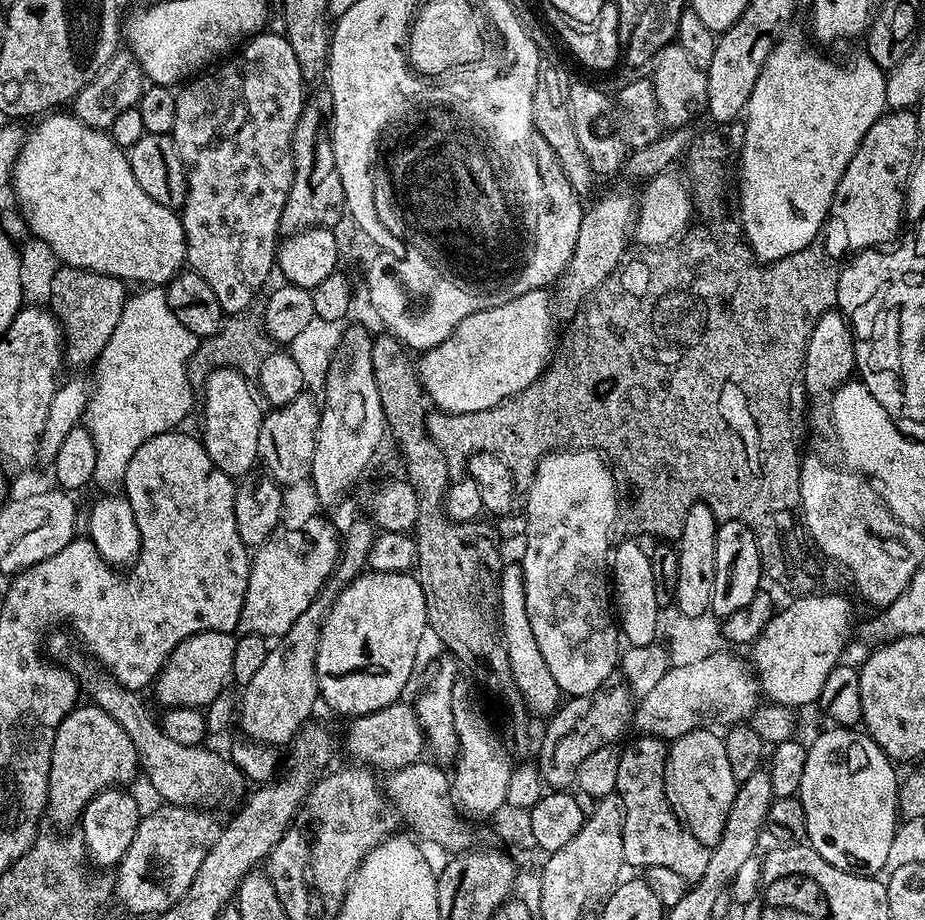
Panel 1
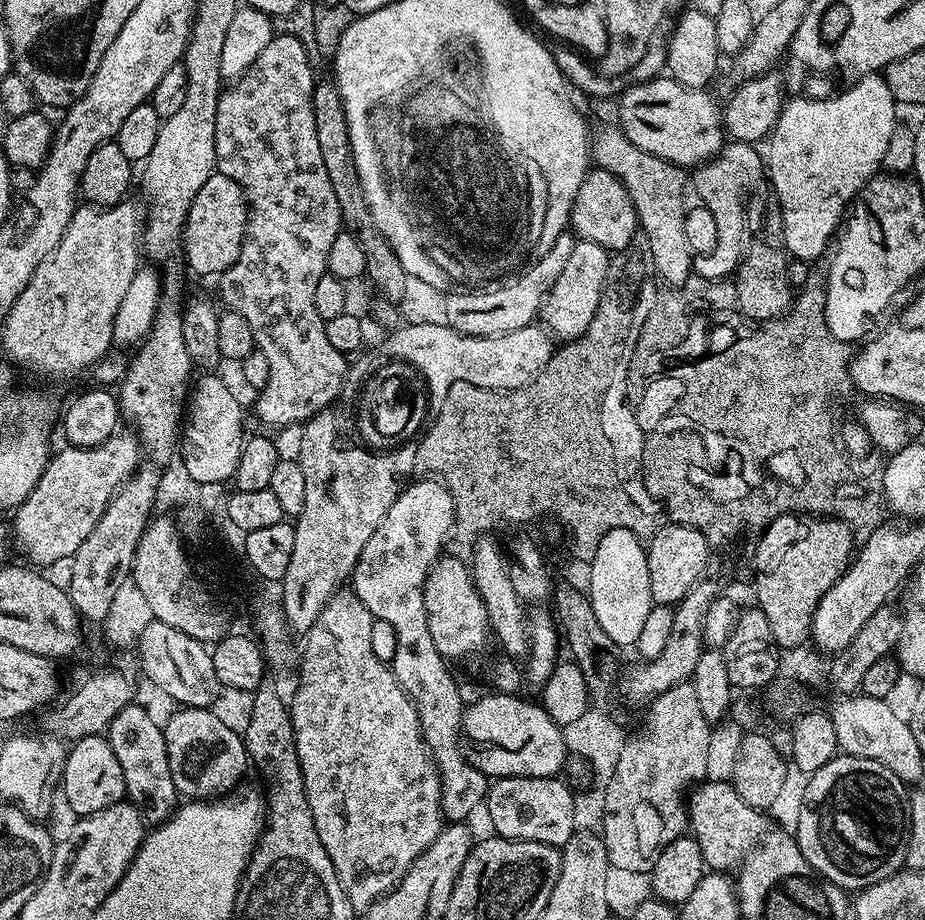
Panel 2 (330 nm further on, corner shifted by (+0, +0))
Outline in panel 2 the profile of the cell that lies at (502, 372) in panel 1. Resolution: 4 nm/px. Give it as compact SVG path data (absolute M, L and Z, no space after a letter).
M577 239L574 251L570 254L558 282L554 282L552 292L545 298L542 309L542 324L561 341L577 340L587 330L600 305L602 290L608 273L610 253L598 242Z

